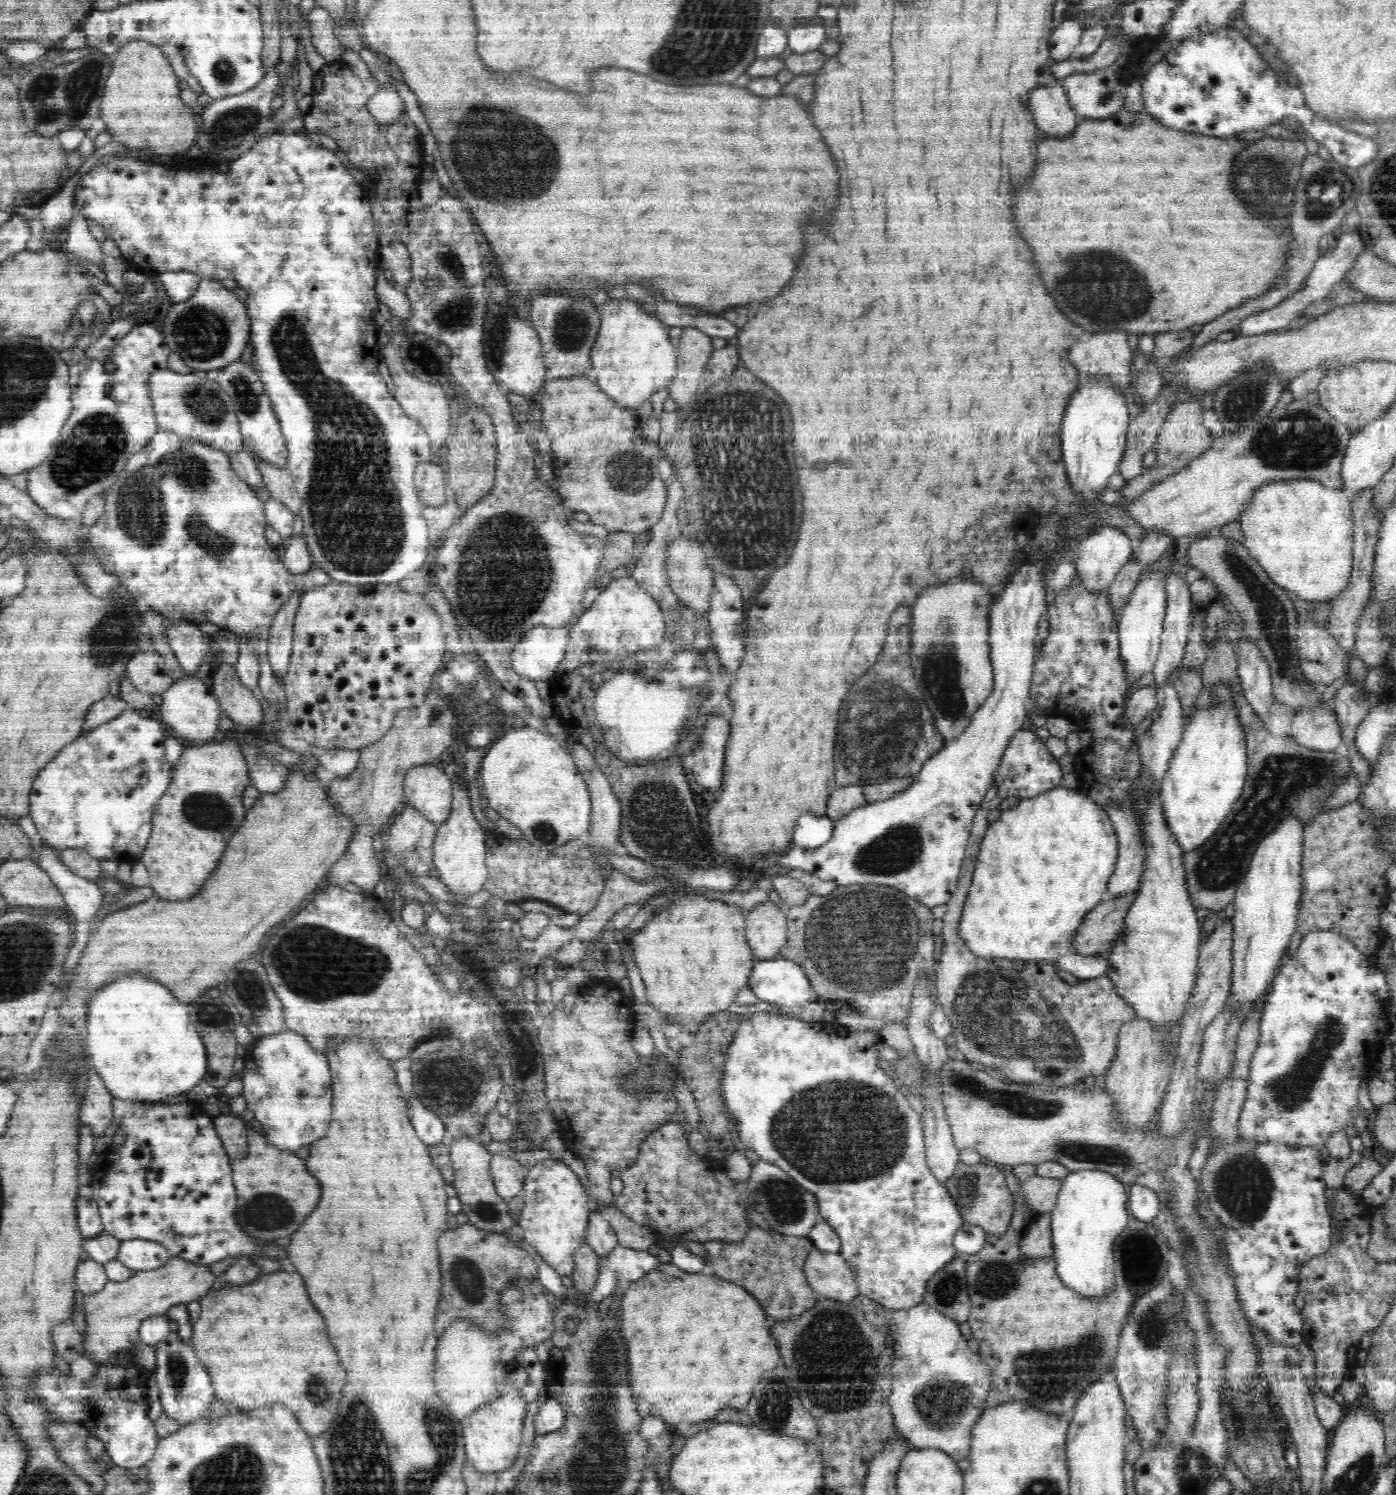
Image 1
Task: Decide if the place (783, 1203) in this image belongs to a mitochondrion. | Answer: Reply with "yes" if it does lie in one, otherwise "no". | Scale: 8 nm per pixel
yes

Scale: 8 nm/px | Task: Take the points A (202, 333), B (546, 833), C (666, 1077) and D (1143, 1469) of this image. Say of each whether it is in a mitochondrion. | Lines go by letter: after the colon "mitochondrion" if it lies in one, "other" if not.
A: mitochondrion
B: mitochondrion
C: mitochondrion
D: other

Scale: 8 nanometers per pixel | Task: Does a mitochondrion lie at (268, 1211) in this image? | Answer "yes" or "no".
yes

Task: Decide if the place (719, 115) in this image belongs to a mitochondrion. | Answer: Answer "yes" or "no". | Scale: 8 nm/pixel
no

